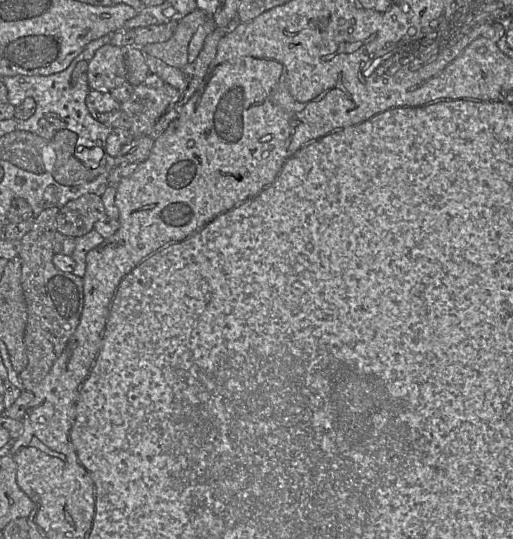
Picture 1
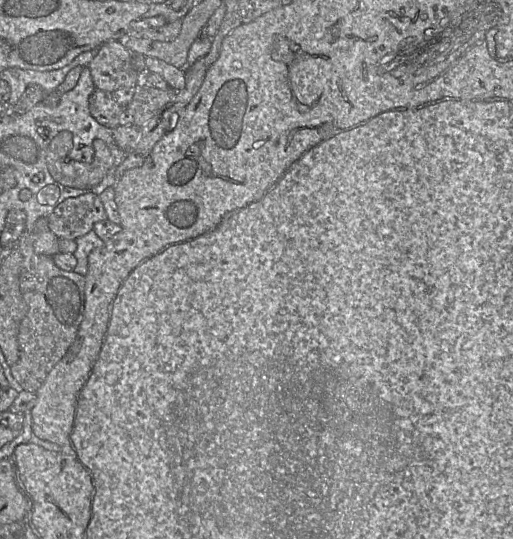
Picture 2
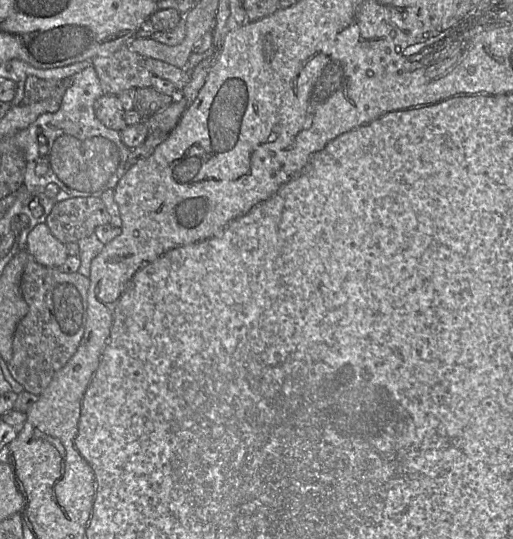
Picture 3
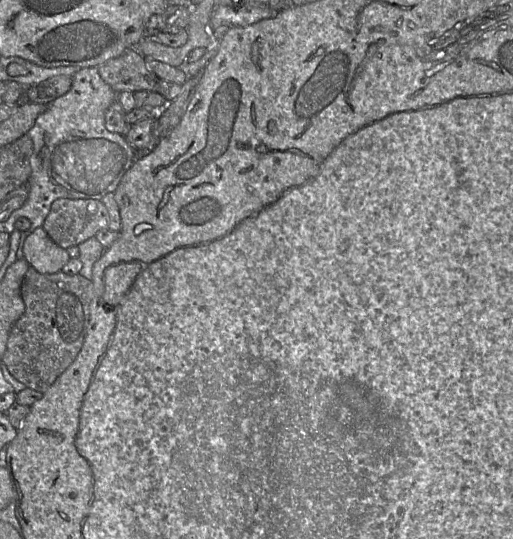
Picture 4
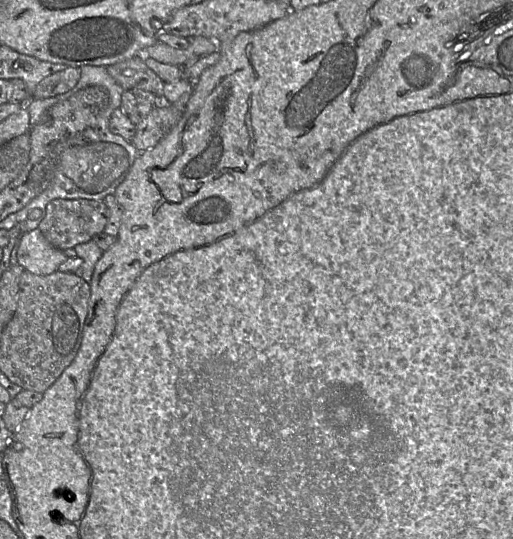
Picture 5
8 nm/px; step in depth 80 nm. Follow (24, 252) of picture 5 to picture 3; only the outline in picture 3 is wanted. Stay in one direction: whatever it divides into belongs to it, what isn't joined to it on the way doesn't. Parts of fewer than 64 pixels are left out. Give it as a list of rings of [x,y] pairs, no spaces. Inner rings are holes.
[[[46,223],[38,224],[28,235],[27,252],[41,265],[60,267],[68,258],[66,245],[56,239]]]

